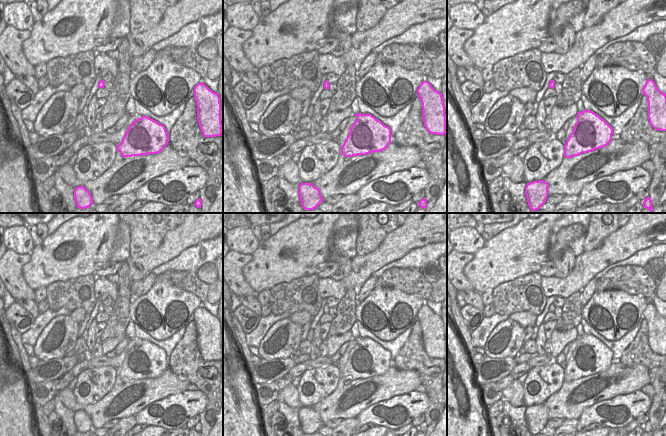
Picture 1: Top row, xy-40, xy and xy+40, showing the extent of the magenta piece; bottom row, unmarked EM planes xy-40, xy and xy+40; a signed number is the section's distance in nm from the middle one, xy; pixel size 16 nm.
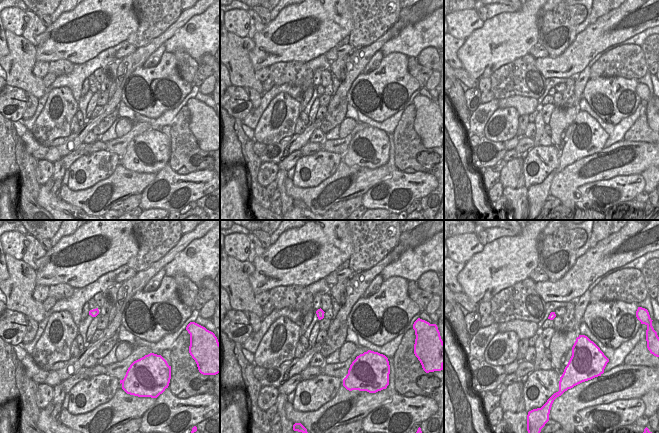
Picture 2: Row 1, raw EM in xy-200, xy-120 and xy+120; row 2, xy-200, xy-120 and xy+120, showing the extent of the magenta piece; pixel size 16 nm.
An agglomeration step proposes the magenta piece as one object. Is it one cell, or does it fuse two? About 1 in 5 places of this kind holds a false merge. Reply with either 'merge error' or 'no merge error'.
no merge error

